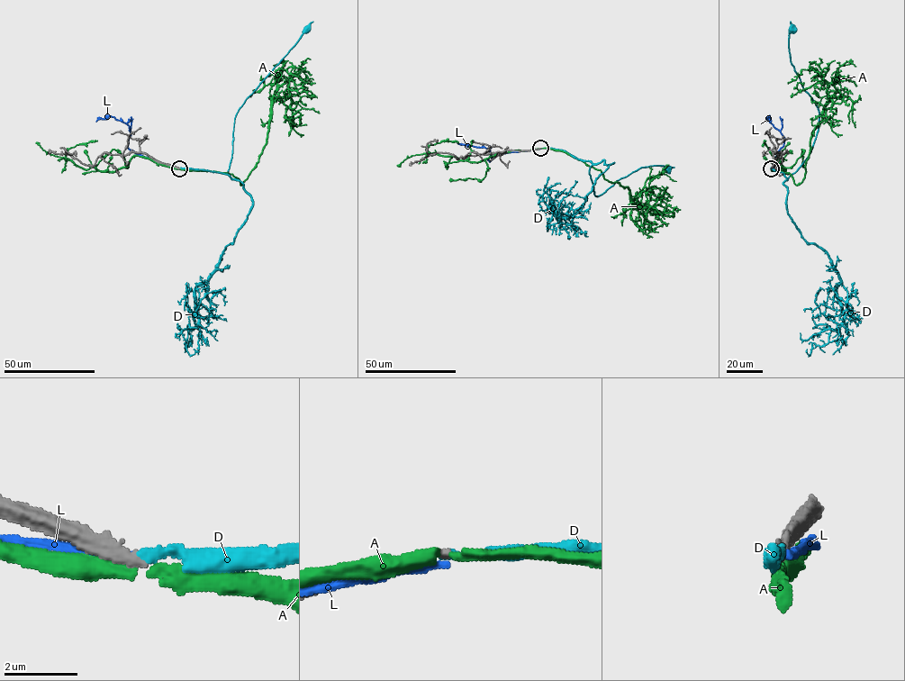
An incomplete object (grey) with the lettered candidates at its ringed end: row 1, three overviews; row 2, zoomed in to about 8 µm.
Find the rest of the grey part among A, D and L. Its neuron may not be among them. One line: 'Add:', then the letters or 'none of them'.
Add: D

